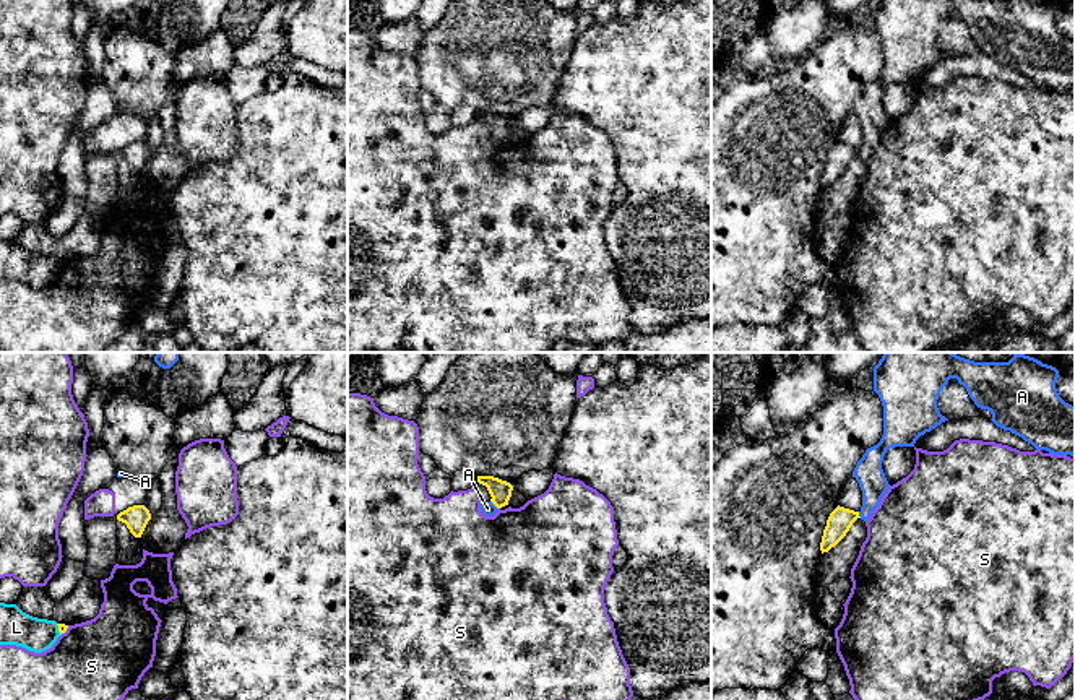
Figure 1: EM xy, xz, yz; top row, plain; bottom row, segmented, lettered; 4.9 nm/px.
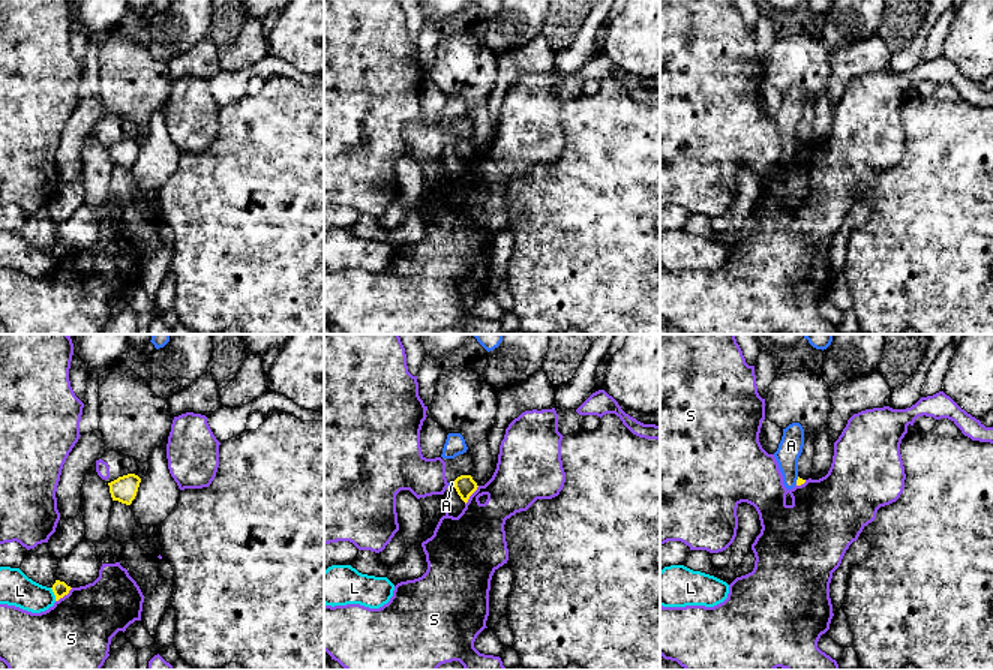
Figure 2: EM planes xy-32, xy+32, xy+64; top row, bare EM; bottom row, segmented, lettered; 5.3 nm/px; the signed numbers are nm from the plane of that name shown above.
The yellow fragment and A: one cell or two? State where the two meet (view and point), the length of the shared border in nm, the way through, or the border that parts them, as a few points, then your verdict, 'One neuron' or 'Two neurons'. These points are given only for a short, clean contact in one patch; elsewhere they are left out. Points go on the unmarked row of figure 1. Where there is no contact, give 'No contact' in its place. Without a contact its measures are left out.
Touches yellow at xz (494, 140). Shared border 60 nm. Boundary: xz (491, 137), (497, 145). Two neurons

